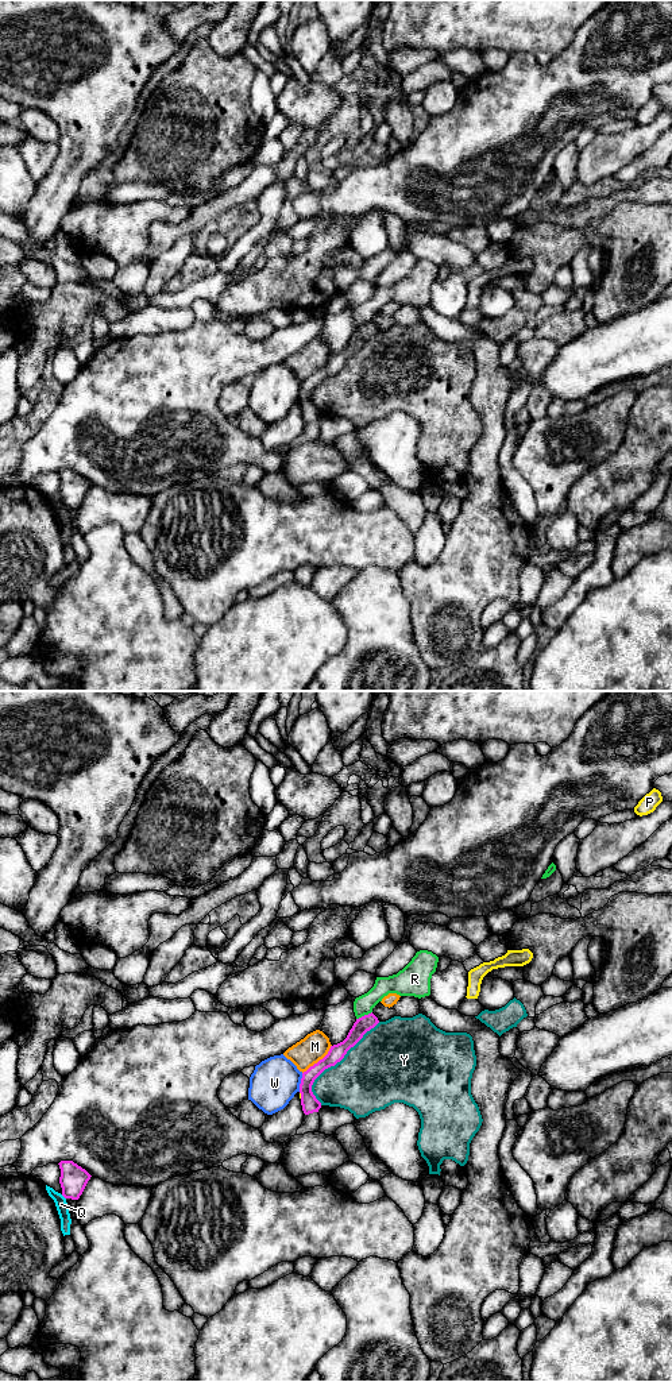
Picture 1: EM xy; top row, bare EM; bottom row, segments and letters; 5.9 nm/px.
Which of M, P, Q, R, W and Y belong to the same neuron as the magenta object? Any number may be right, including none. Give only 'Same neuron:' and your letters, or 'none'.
Same neuron: none

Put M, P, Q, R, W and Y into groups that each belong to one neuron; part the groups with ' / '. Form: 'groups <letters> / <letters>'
groups M / P / Q / R / W / Y

